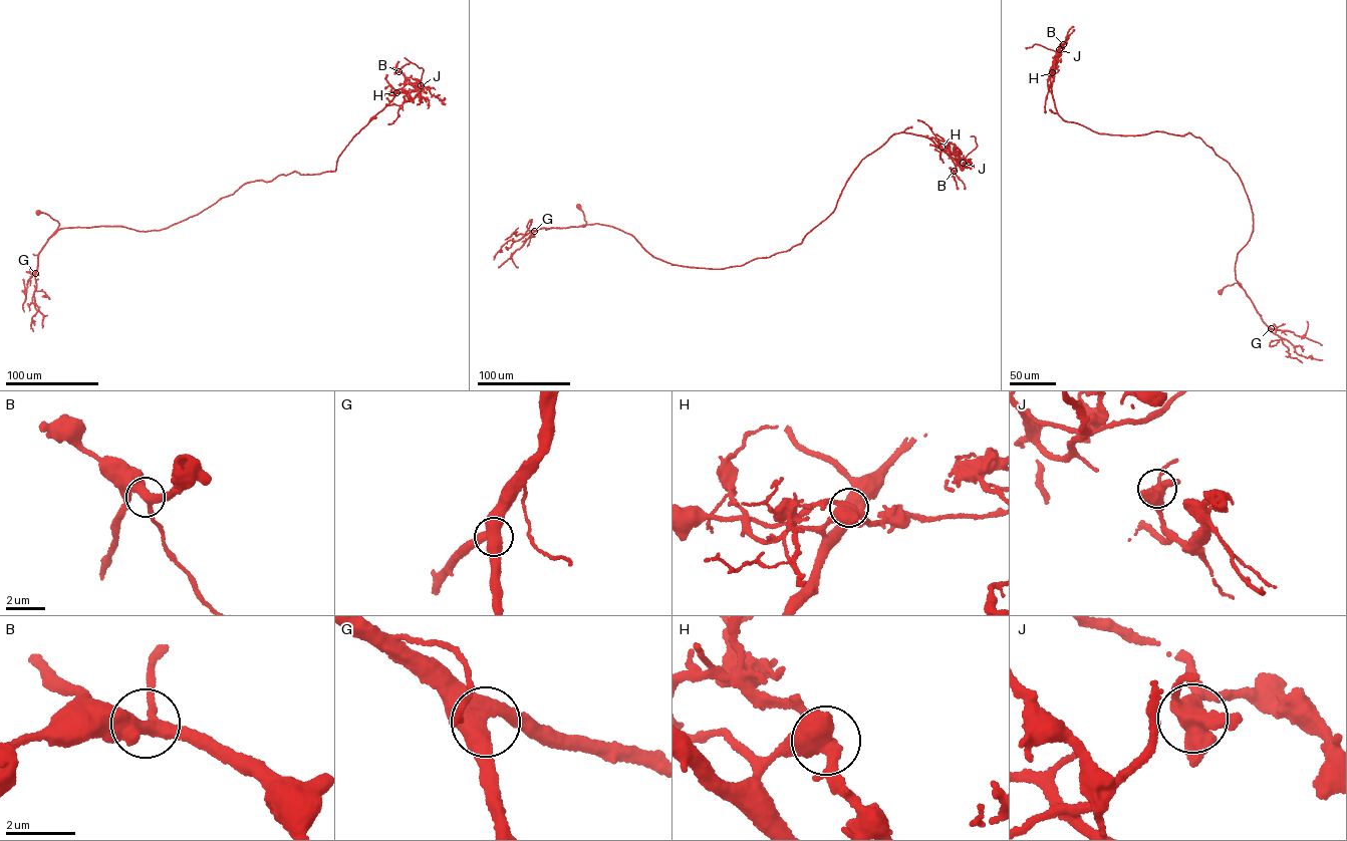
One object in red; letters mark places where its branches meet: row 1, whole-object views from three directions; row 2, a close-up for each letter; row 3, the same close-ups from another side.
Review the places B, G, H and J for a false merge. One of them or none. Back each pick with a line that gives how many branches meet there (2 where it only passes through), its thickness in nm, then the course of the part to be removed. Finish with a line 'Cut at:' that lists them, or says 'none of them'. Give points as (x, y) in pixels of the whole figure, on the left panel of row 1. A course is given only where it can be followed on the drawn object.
H: 4 branches meet; 480 nm thick; foreign part runs (396, 92), (414, 90), (419, 88), (415, 83), (420, 83), (445, 103)
Cut at: H

